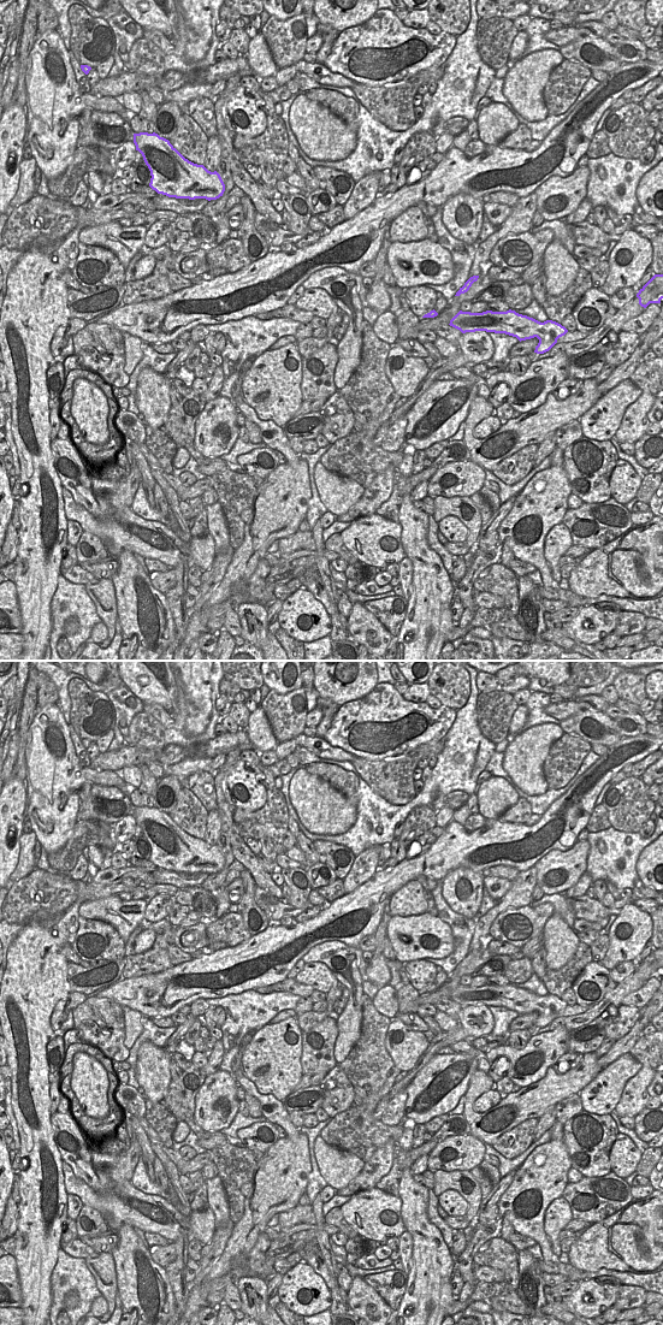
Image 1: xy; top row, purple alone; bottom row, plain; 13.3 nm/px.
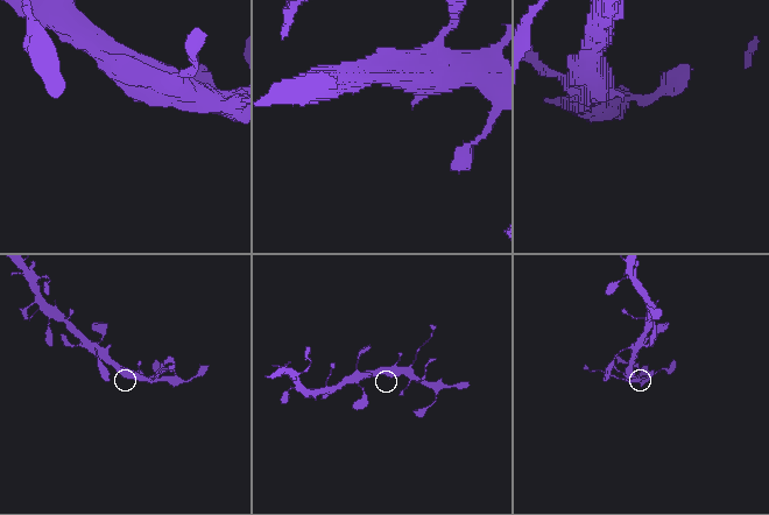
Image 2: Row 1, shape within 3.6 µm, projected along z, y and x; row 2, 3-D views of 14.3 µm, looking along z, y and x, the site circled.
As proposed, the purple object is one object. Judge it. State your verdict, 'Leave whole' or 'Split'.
Leave whole

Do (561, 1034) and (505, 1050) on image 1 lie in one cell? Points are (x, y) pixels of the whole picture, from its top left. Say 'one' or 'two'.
one

